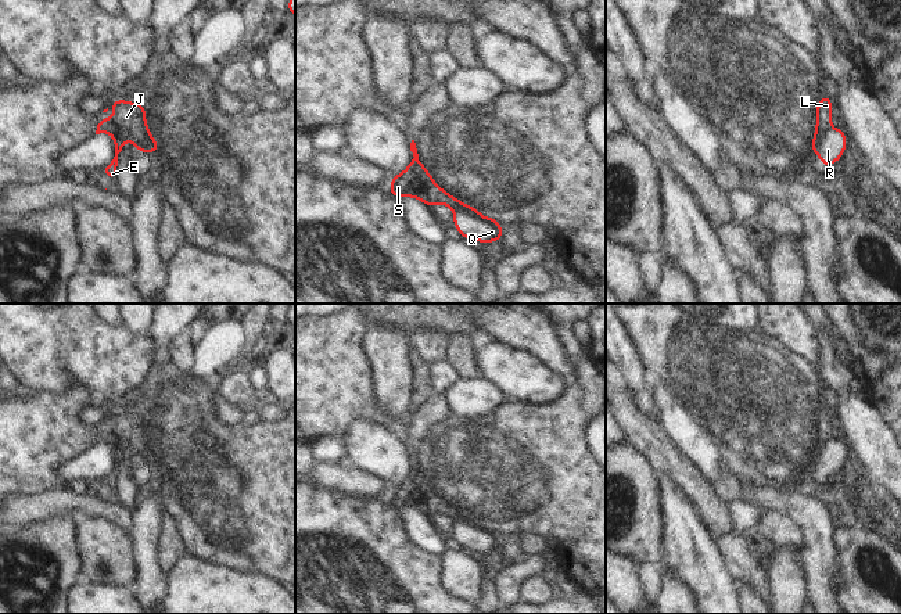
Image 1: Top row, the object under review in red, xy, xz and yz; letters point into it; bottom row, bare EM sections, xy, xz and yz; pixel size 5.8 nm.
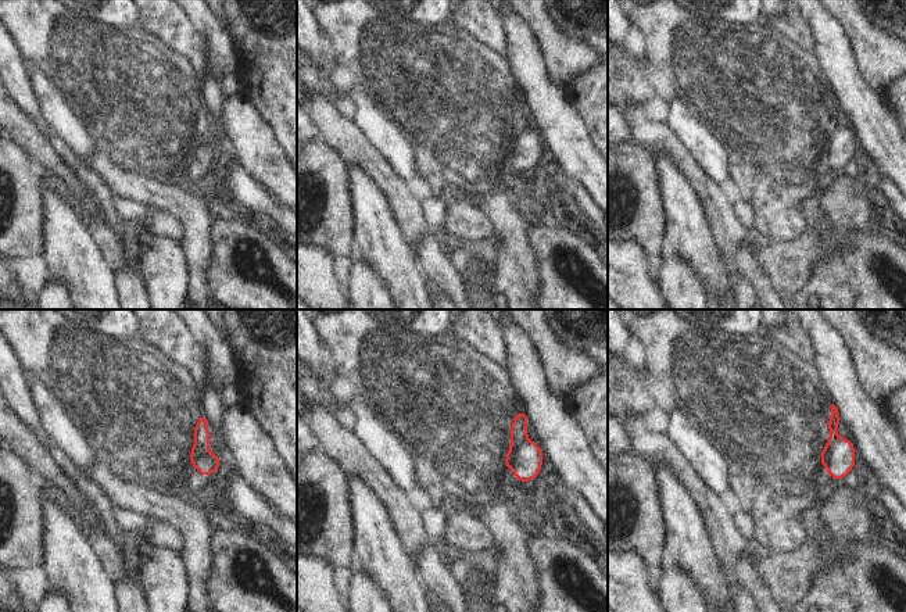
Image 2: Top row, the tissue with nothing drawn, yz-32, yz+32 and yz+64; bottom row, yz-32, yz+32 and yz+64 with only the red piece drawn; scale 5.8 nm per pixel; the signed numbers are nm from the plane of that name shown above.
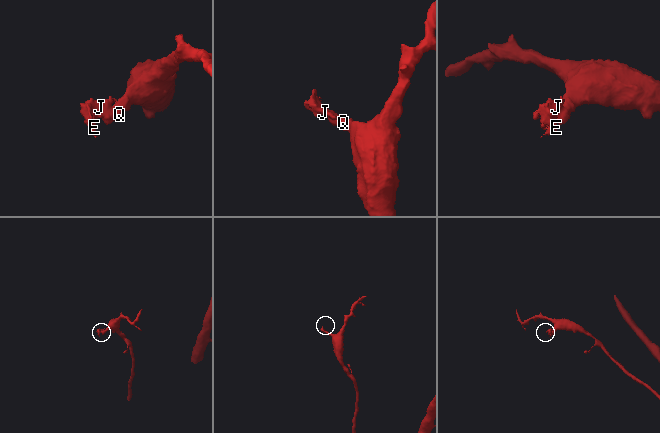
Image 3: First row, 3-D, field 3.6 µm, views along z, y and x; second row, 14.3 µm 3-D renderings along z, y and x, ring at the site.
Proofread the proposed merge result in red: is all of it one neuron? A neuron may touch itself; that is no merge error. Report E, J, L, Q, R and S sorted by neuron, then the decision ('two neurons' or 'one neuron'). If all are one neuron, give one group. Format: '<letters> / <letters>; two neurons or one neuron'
E J L S / Q R; two neurons

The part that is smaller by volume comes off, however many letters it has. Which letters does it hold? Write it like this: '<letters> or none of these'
E, J, L, S

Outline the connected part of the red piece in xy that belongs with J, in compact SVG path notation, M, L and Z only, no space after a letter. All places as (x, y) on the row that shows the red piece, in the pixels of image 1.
M115 100L110 104L115 108L112 118L98 121L96 134L108 133L114 137L115 157L101 170L112 182L116 180L118 154L129 139L134 148L144 148L150 137L150 125L146 122L146 108L143 104L128 100Z

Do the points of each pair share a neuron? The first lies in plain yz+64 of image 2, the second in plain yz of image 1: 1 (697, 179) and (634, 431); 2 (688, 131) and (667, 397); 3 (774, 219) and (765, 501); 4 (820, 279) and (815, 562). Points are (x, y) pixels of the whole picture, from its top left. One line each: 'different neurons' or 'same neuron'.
1: same neuron
2: same neuron
3: different neurons
4: same neuron

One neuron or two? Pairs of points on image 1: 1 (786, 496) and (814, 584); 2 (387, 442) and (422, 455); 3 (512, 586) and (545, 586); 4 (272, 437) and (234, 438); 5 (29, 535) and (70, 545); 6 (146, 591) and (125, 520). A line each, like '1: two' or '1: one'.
1: one
2: two
3: two
4: one
5: one
6: two

